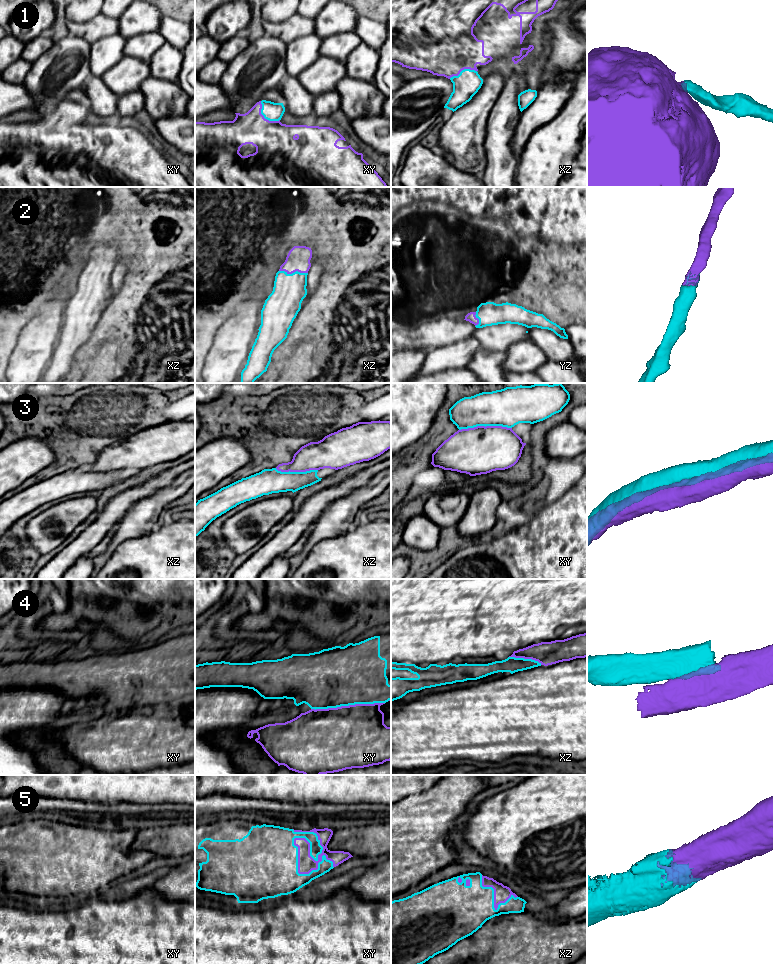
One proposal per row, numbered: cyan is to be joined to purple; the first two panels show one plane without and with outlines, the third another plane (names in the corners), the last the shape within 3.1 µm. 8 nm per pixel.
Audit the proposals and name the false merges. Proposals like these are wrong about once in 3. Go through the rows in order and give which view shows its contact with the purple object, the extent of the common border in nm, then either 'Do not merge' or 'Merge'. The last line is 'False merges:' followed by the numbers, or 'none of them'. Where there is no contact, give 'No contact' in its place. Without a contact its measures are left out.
1: Touches purple in xy. Shared border 220 nm. Merge
2: Touches purple in xz. Shared border 240 nm. Merge
3: Touches purple in xy. Shared border 420 nm. Merge
4: Touches purple in xy. Shared border 600 nm. Do not merge
5: Touches purple in xy. Shared border 440 nm. Merge
False merges: 4

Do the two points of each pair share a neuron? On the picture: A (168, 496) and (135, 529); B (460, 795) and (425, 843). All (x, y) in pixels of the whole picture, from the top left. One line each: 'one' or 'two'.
A: one
B: one

